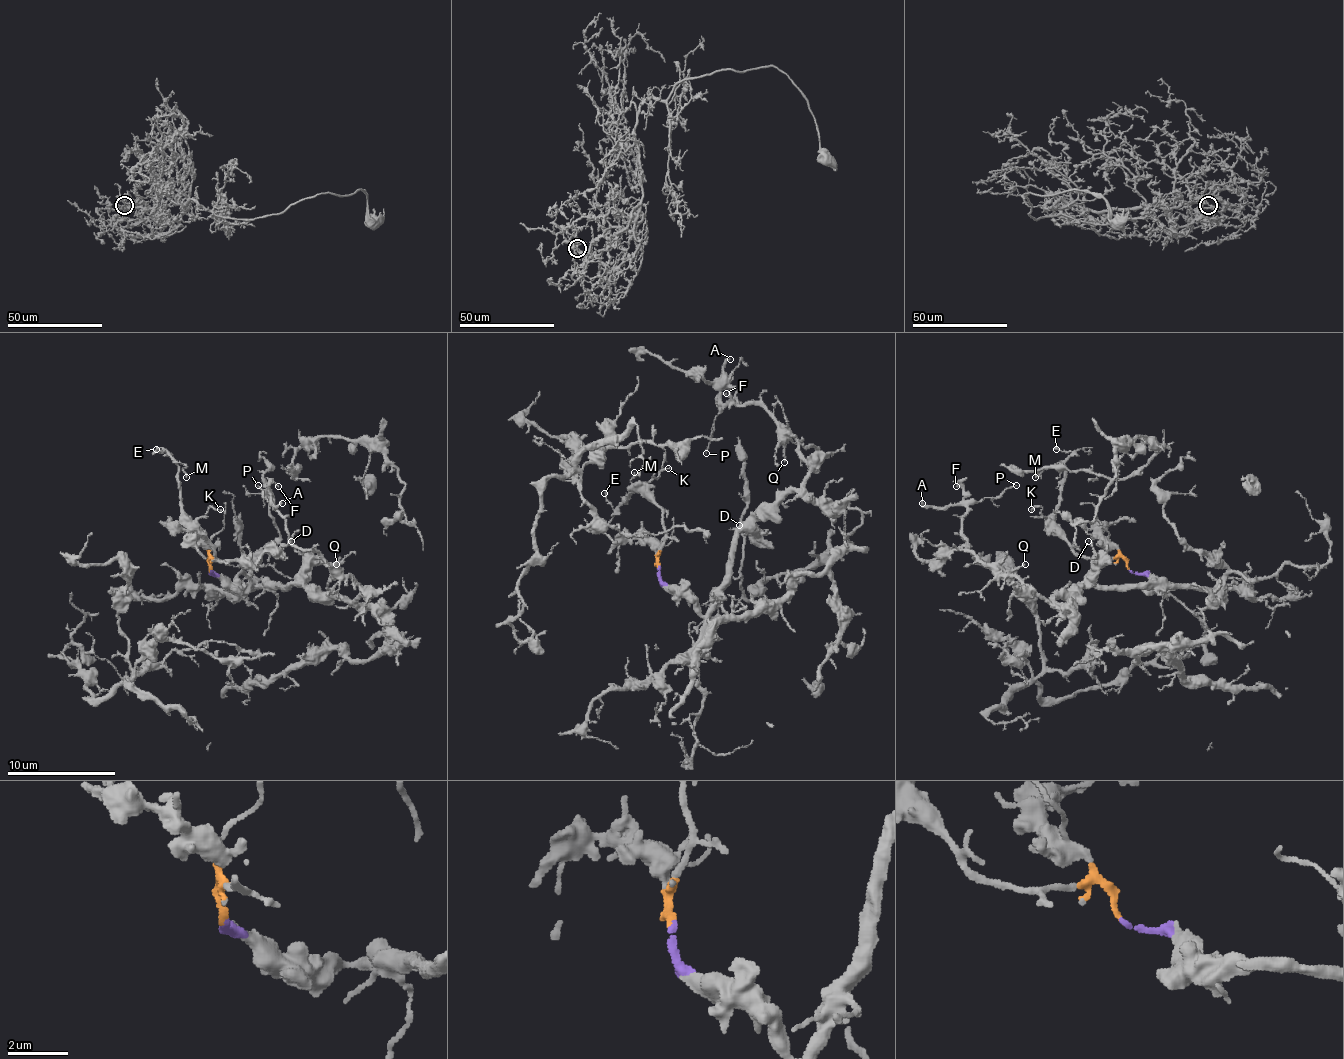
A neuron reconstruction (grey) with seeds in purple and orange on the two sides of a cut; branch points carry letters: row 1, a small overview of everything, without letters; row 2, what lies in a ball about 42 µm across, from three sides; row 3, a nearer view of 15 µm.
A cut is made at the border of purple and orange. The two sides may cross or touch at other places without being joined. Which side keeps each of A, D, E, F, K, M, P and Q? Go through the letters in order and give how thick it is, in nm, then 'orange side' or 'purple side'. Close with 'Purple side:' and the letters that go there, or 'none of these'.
A: 200 nm | purple side
D: 110 nm | purple side
E: 140 nm | orange side
F: 140 nm | purple side
K: 140 nm | orange side
M: 130 nm | orange side
P: 100 nm | purple side
Q: 130 nm | purple side
Purple side: A, D, F, P, Q

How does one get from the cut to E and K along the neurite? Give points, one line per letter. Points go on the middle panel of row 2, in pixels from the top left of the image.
E: (658, 565), (666, 527), (660, 511), (641, 492), (633, 492), (614, 508), (604, 492)
K: (658, 565), (666, 535), (663, 516), (644, 487), (668, 468)

